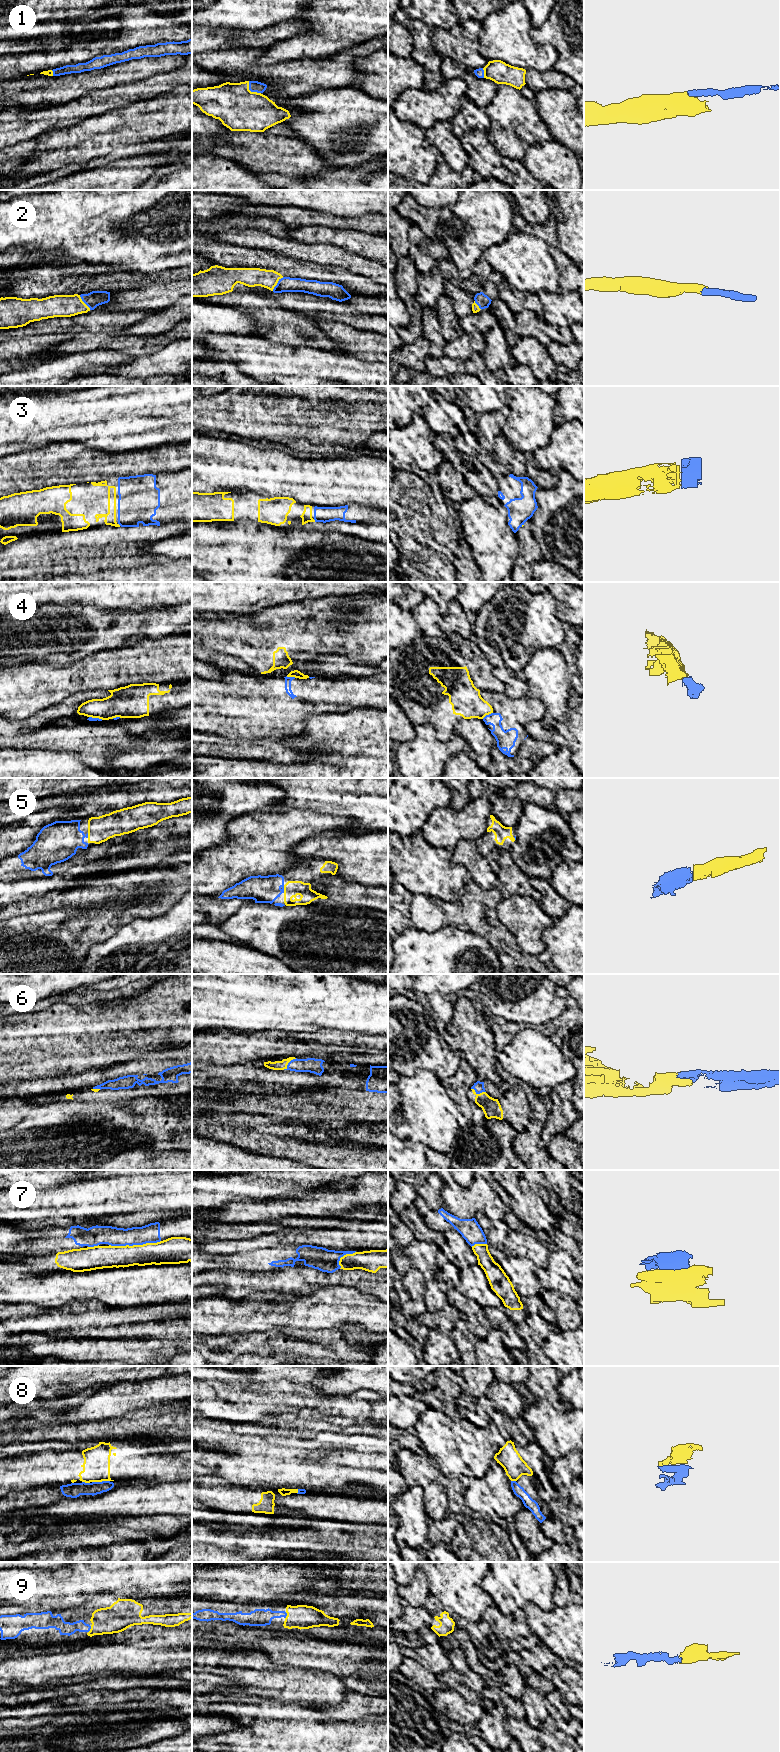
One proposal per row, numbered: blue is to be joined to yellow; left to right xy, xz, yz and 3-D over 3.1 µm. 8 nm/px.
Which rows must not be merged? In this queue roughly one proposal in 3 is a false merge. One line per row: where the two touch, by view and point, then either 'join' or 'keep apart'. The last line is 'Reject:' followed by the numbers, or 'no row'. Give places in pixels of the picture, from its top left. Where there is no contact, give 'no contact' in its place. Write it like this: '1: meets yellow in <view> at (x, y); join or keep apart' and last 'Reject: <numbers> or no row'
1: meets yellow in xz at (250, 91); join
2: meets yellow in xz at (277, 282); join
3: meets yellow in xz at (314, 520); join
4: meets yellow in yz at (487, 714); keep apart
5: meets yellow in xz at (284, 889); join
6: meets yellow in xz at (288, 1062); join
7: meets yellow in xy at (134, 1245); keep apart
8: meets yellow in xy at (100, 1481); keep apart
9: meets yellow in xy at (90, 1629); join
Reject: 4, 7, 8

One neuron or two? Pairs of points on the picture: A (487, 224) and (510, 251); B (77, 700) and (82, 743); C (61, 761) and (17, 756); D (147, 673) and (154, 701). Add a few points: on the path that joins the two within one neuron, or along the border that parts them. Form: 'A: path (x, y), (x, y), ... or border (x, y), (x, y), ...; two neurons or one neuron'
A: border (513, 229), (501, 242), (490, 245), (483, 254); two neurons
B: border (86, 719), (62, 718), (56, 722); two neurons
C: path (50, 761), (28, 761); one neuron
D: border (173, 682), (130, 683), (126, 686); two neurons

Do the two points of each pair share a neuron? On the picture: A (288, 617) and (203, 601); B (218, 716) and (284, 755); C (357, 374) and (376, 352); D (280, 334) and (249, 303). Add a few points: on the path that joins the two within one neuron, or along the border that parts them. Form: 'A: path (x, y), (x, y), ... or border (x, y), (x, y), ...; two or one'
A: border (280, 604), (264, 607), (254, 613), (235, 614); two
B: border (280, 739), (237, 741); two
C: border (345, 353), (362, 360), (377, 362); two
D: path (277, 324), (259, 305); one

